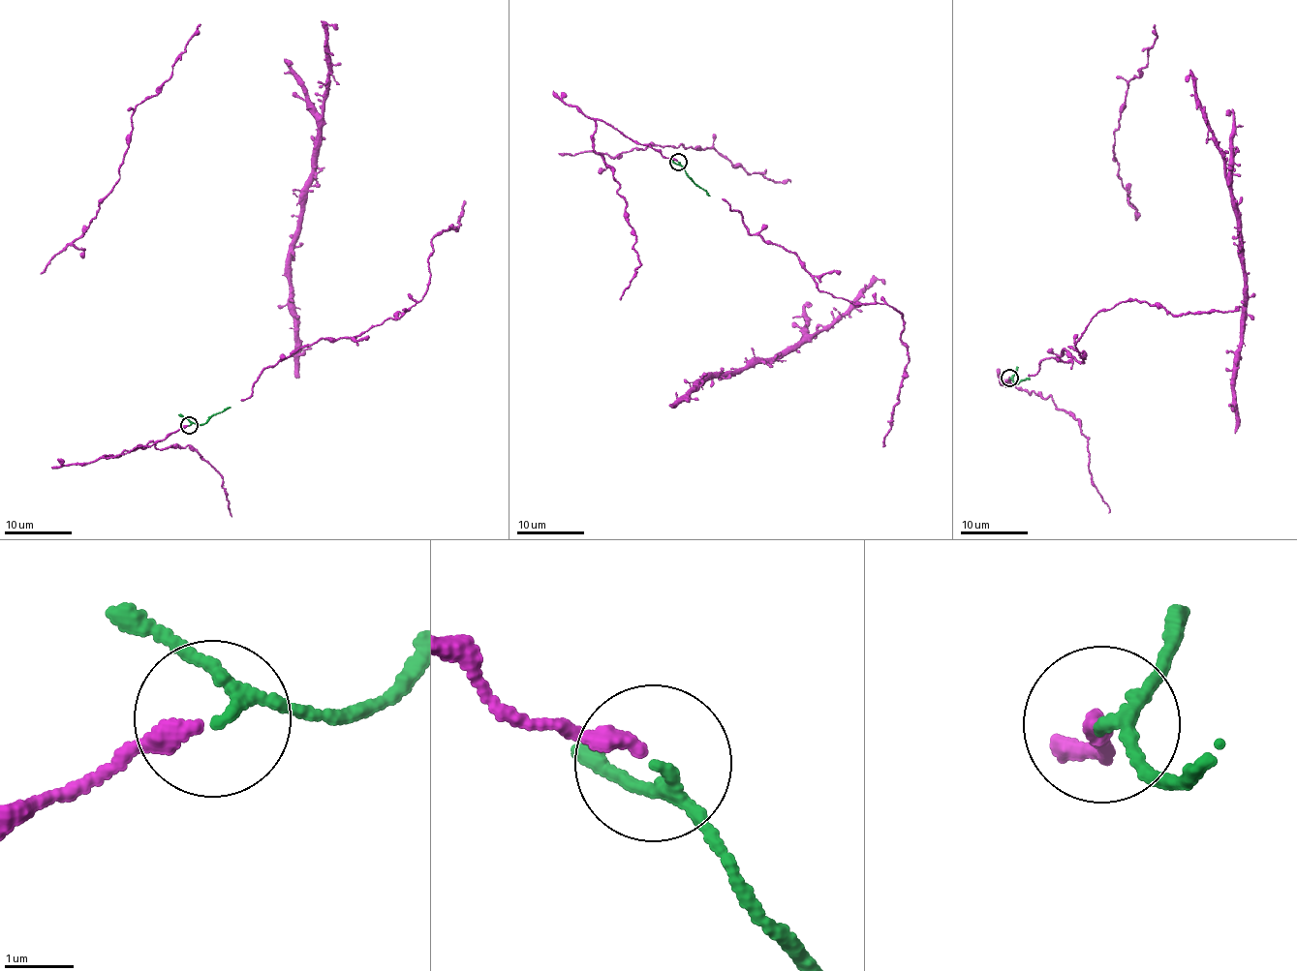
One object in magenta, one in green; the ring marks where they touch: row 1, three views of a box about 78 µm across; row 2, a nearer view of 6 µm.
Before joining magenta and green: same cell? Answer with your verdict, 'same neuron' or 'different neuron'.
same neuron

